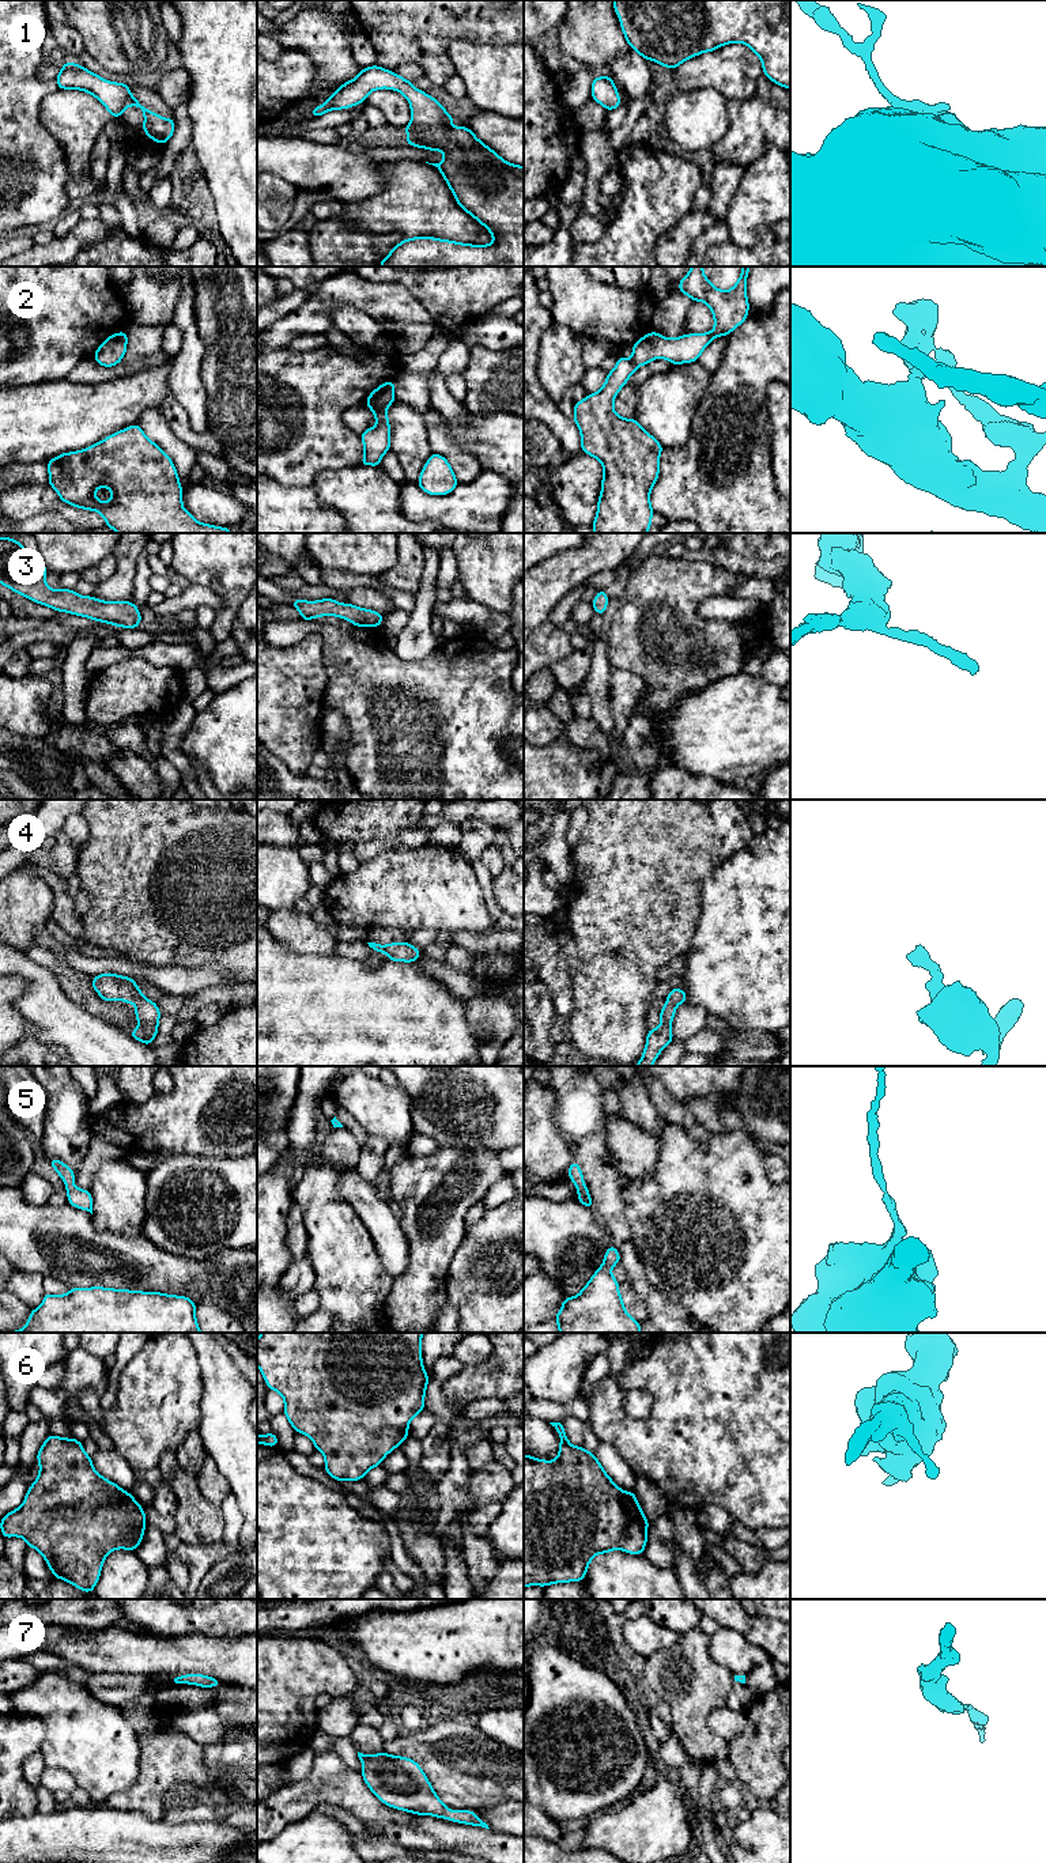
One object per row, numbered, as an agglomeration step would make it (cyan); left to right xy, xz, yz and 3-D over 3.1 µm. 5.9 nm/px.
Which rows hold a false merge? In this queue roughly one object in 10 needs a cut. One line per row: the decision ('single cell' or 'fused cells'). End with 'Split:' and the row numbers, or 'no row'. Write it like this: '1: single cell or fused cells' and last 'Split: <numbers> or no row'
1: single cell
2: single cell
3: single cell
4: single cell
5: single cell
6: single cell
7: single cell
Split: no row

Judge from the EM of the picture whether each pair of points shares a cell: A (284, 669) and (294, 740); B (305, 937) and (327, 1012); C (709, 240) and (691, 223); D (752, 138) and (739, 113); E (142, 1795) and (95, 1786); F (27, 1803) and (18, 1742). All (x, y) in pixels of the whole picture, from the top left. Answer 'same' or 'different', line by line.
A: same
B: different
C: different
D: same
E: different
F: same

